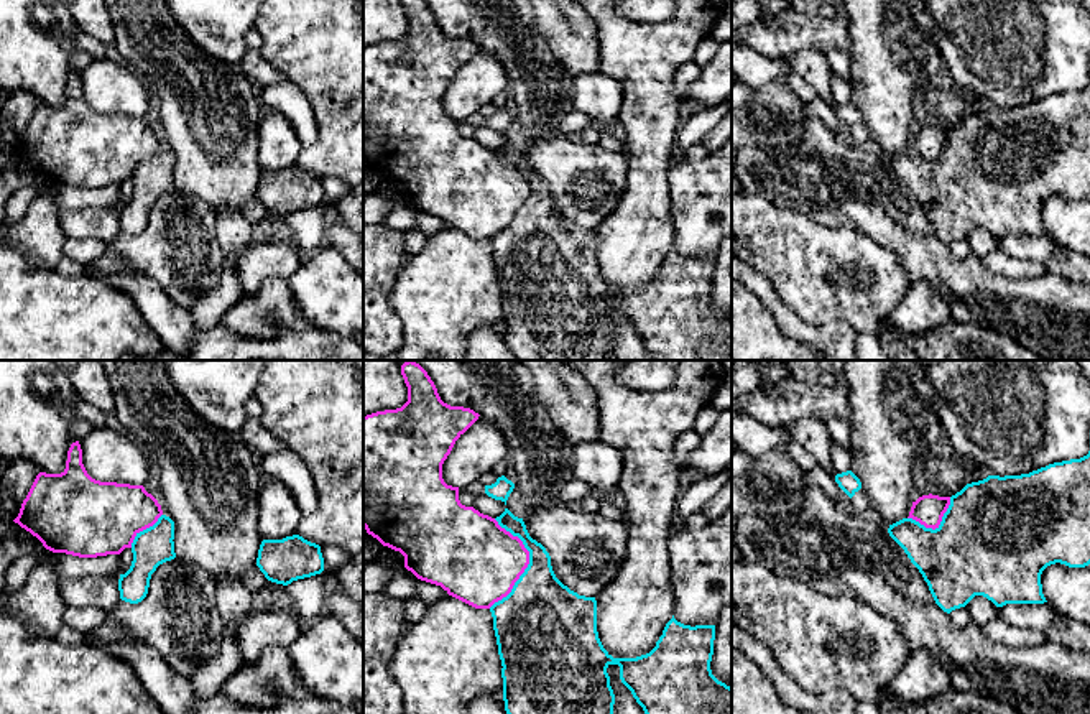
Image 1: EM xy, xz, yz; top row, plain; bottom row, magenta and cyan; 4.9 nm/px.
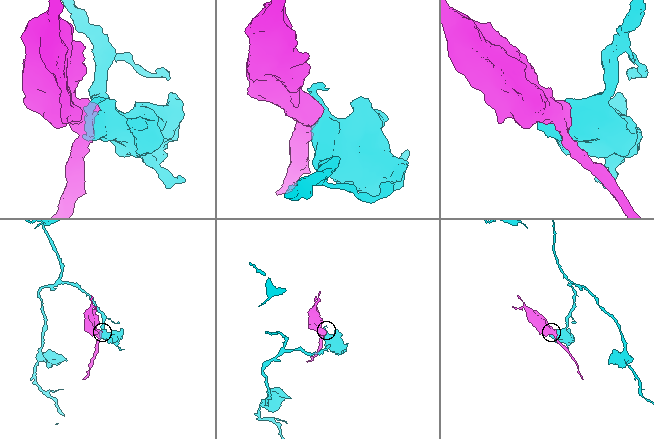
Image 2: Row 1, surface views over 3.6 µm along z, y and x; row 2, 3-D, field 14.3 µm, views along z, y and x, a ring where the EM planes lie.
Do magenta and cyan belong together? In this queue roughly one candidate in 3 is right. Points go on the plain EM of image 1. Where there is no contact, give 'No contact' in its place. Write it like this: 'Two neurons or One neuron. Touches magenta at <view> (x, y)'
Two neurons. Touches magenta at xz (528, 194)

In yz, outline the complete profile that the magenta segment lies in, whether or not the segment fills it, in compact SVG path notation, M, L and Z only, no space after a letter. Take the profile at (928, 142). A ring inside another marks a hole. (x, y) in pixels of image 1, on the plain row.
M922 127L916 133L912 133L911 143L908 150L912 150L924 156L926 160L939 160L944 145L950 137L950 128L939 127Z

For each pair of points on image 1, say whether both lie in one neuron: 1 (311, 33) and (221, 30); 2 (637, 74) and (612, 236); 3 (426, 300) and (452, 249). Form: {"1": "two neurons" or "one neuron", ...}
{"1": "two neurons", "2": "one neuron", "3": "one neuron"}

